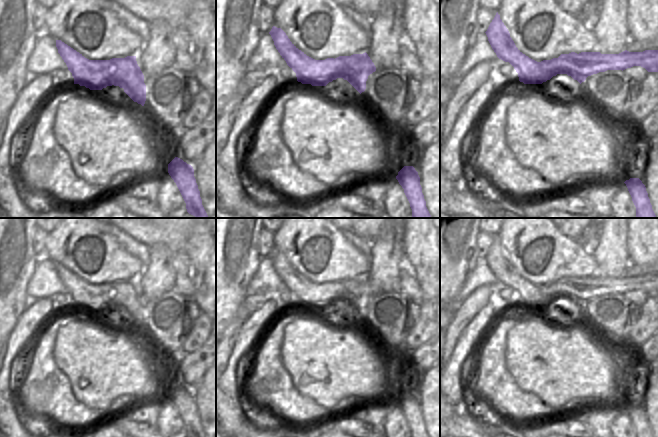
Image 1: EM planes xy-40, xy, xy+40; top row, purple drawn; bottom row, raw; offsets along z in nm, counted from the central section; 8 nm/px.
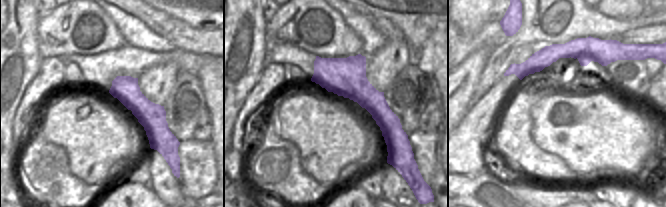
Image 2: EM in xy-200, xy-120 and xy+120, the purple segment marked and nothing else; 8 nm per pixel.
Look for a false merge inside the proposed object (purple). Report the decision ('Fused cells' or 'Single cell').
Fused cells.

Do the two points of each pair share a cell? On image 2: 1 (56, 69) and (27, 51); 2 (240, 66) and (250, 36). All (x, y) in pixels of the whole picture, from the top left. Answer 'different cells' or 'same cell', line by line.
1: different cells
2: same cell

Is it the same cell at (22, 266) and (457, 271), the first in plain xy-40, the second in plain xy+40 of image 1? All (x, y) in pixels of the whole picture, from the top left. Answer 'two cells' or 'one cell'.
one cell

